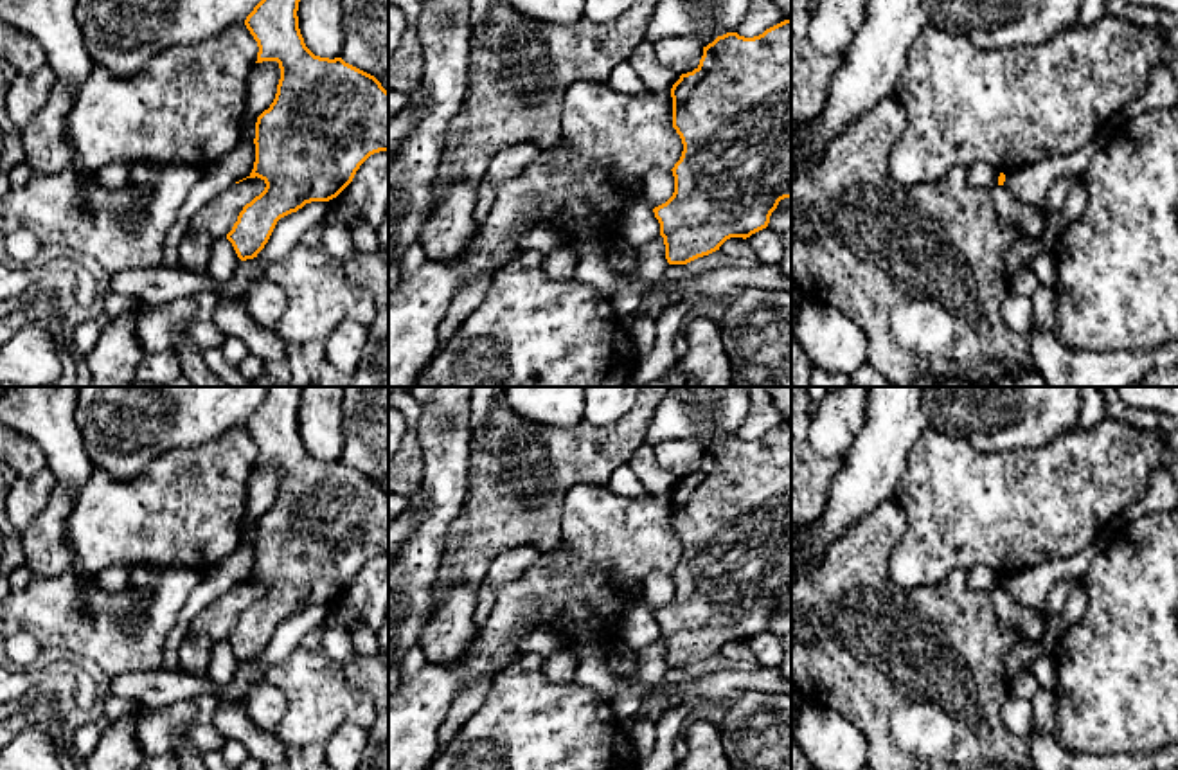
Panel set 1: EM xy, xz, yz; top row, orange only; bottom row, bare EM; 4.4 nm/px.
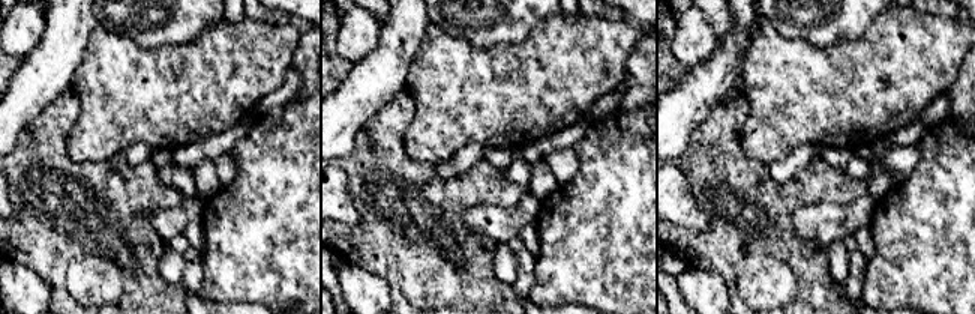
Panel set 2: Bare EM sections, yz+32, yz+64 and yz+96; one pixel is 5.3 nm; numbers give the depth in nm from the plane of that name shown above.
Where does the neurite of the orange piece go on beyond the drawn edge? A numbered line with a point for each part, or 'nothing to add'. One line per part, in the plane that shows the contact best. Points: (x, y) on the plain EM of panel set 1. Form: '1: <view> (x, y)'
nothing to add

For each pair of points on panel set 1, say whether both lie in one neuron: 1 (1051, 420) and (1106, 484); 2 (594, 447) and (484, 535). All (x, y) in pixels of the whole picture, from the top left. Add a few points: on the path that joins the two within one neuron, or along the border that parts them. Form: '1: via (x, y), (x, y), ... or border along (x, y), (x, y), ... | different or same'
1: border along (1078, 421), (1038, 447), (1022, 447) | different
2: via (567, 457), (526, 499), (520, 499), (511, 508) | same

